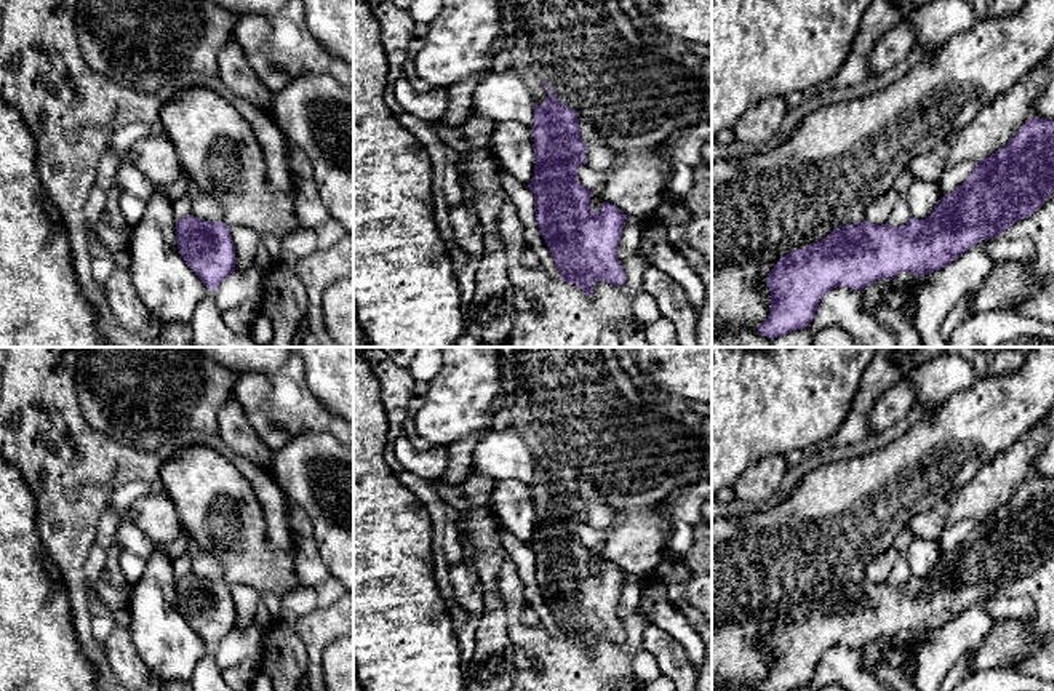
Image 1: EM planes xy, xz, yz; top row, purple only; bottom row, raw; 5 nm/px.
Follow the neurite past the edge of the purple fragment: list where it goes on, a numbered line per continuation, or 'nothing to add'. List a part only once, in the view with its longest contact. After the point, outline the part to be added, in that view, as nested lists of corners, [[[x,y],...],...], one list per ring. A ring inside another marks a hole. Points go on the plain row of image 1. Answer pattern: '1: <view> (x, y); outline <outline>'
nothing to add

